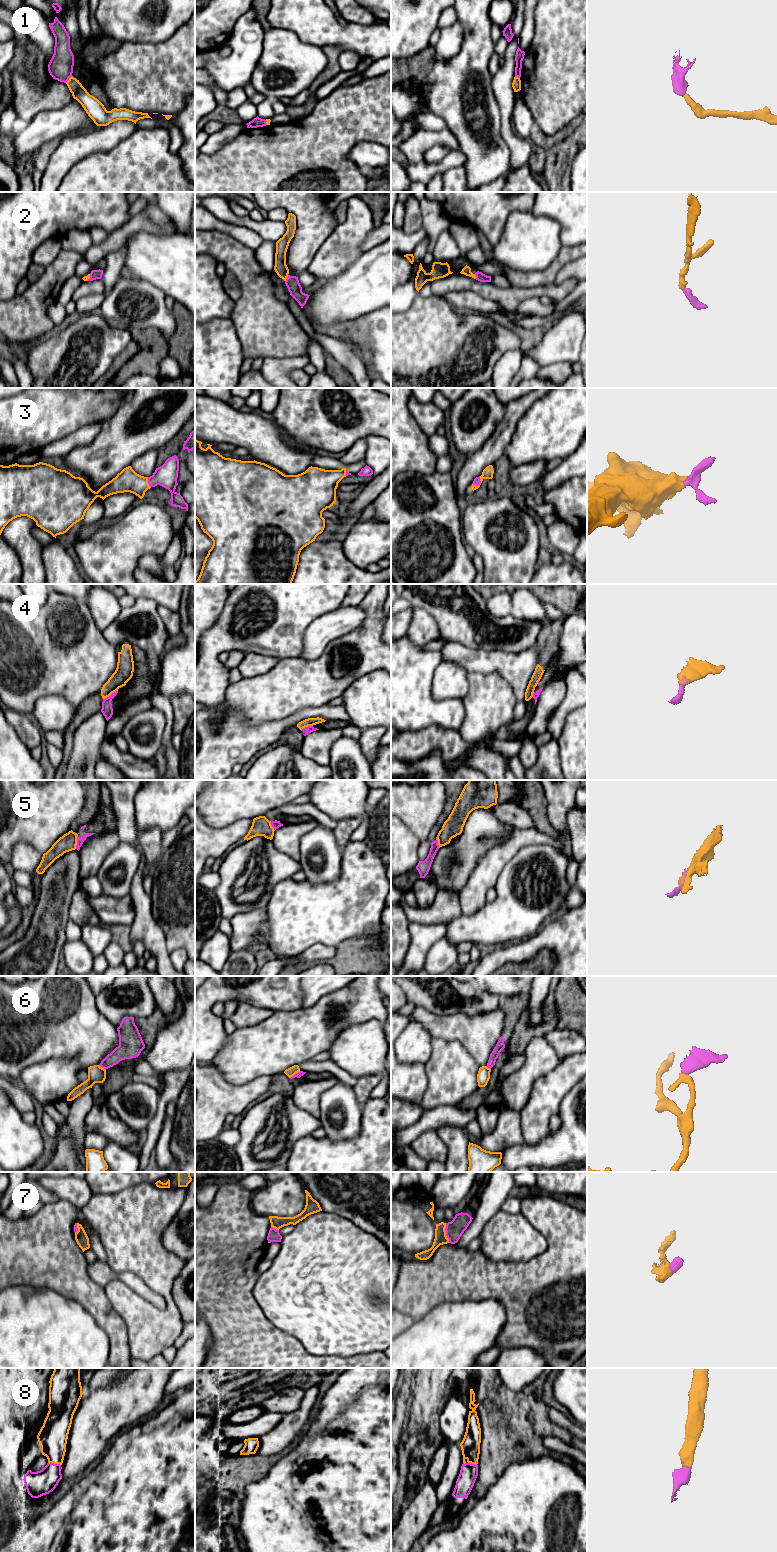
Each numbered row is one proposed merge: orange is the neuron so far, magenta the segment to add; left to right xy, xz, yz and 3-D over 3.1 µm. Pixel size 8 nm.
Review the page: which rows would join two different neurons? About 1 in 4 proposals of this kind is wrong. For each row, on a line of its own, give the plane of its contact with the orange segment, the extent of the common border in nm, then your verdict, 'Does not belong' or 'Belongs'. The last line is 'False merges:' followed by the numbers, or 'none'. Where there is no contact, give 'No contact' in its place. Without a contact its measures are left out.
1: Touches orange in xy. Shared border 80 nm. Does not belong
2: Touches orange in xz. Shared border 60 nm. Belongs
3: Touches orange in xy. Shared border 90 nm. Belongs
4: Touches orange in xy. Shared border 150 nm. Does not belong
5: Touches orange in xy. Shared border 120 nm. Does not belong
6: Touches orange in xy. Shared border 70 nm. Does not belong
7: Touches orange in yz. Shared border 160 nm. Belongs
8: Touches orange in xy. Shared border 110 nm. Belongs
False merges: 1, 4, 5, 6

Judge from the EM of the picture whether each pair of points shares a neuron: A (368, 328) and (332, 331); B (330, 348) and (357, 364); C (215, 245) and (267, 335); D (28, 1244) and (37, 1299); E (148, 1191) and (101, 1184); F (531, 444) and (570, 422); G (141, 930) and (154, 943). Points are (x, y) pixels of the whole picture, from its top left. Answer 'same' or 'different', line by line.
A: different
B: same
C: same
D: different
E: different
F: same
G: same

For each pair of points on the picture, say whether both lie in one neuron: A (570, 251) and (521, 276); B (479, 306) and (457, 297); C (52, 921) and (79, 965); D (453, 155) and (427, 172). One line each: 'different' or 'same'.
A: same
B: same
C: different
D: same

